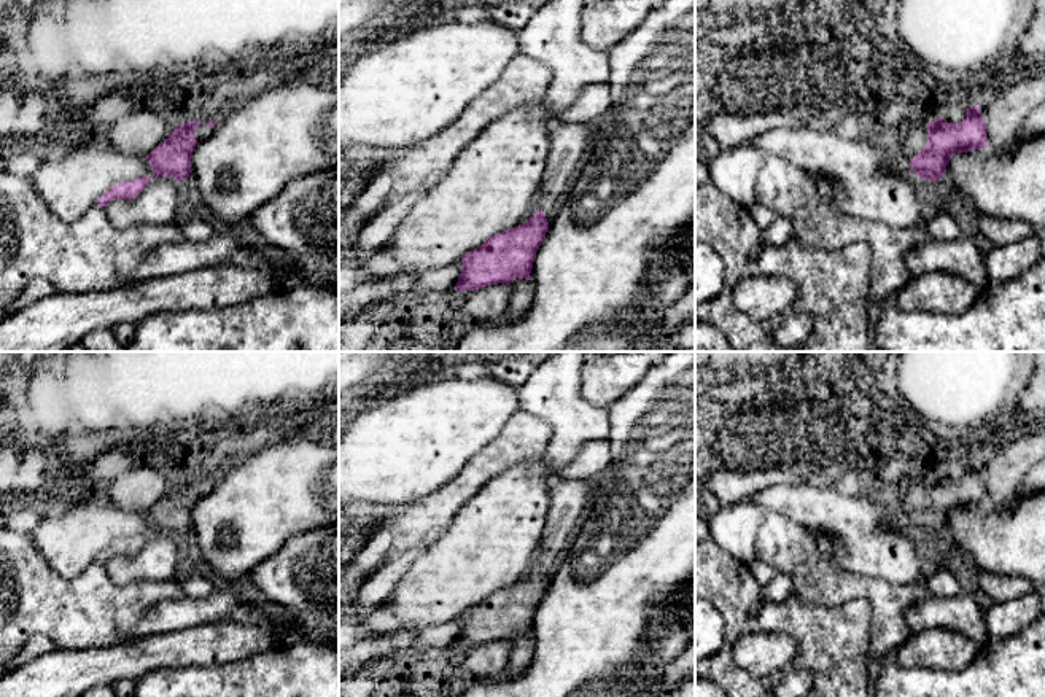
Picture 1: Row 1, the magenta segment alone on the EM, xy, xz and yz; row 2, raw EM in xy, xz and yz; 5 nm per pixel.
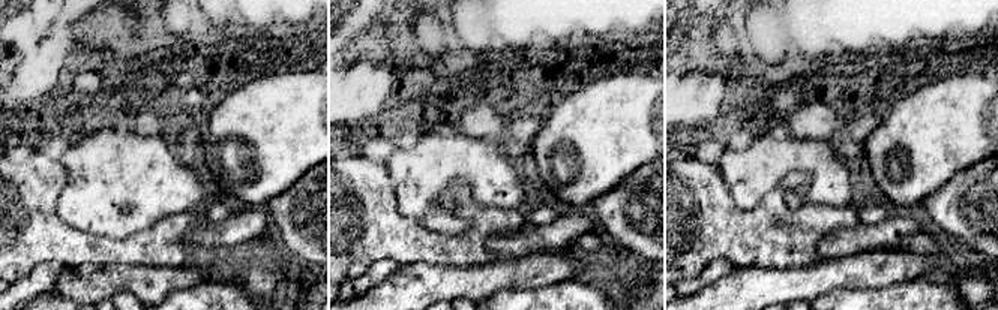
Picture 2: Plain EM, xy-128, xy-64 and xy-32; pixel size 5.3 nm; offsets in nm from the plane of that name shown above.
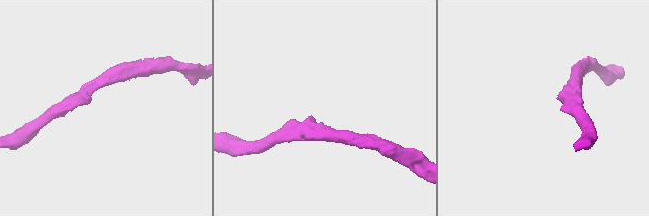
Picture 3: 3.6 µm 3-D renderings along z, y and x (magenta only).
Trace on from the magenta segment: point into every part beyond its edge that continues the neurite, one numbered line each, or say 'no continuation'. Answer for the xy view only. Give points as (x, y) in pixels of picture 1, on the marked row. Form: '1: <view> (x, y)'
1: xy (202, 131)

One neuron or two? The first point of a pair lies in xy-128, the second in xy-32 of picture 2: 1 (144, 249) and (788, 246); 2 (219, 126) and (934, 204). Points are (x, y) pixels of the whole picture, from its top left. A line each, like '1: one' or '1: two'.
1: one
2: two

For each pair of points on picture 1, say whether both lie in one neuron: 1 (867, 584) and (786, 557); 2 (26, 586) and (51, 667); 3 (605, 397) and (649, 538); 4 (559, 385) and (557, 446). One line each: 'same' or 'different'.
1: same
2: different
3: different
4: same

